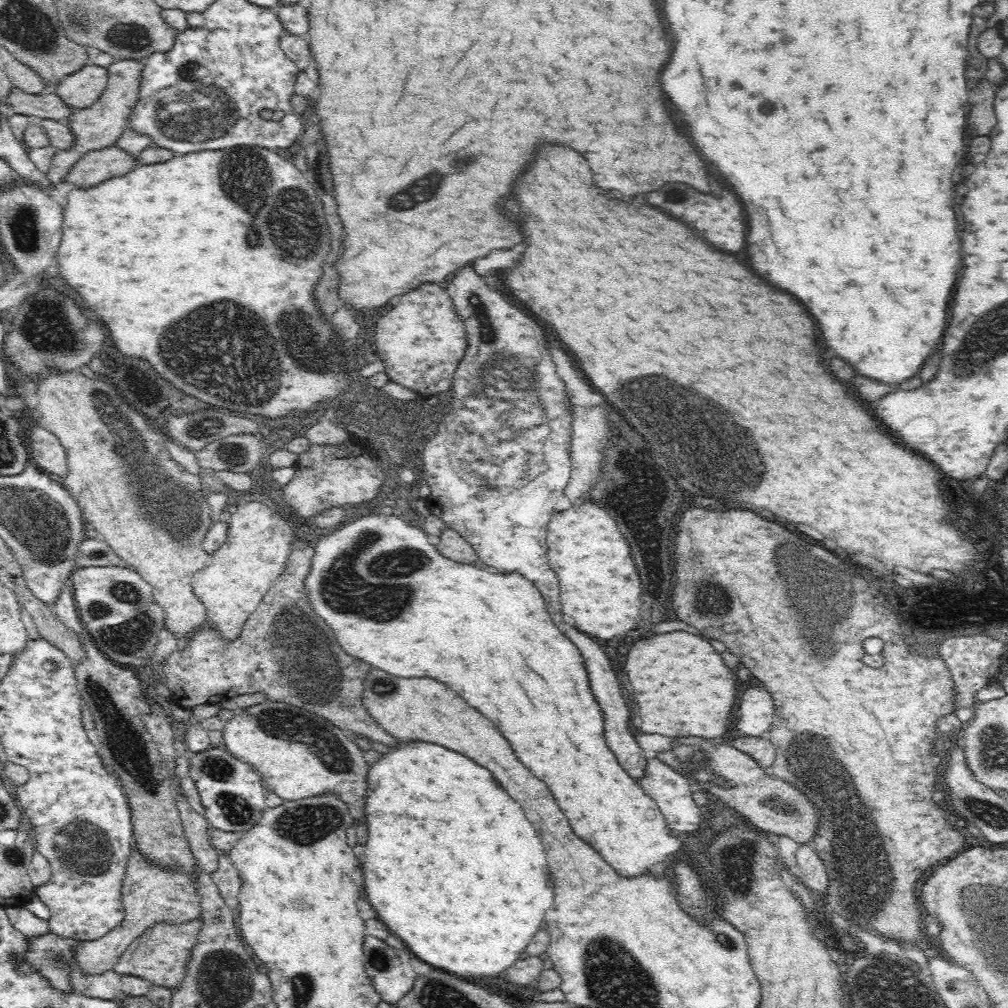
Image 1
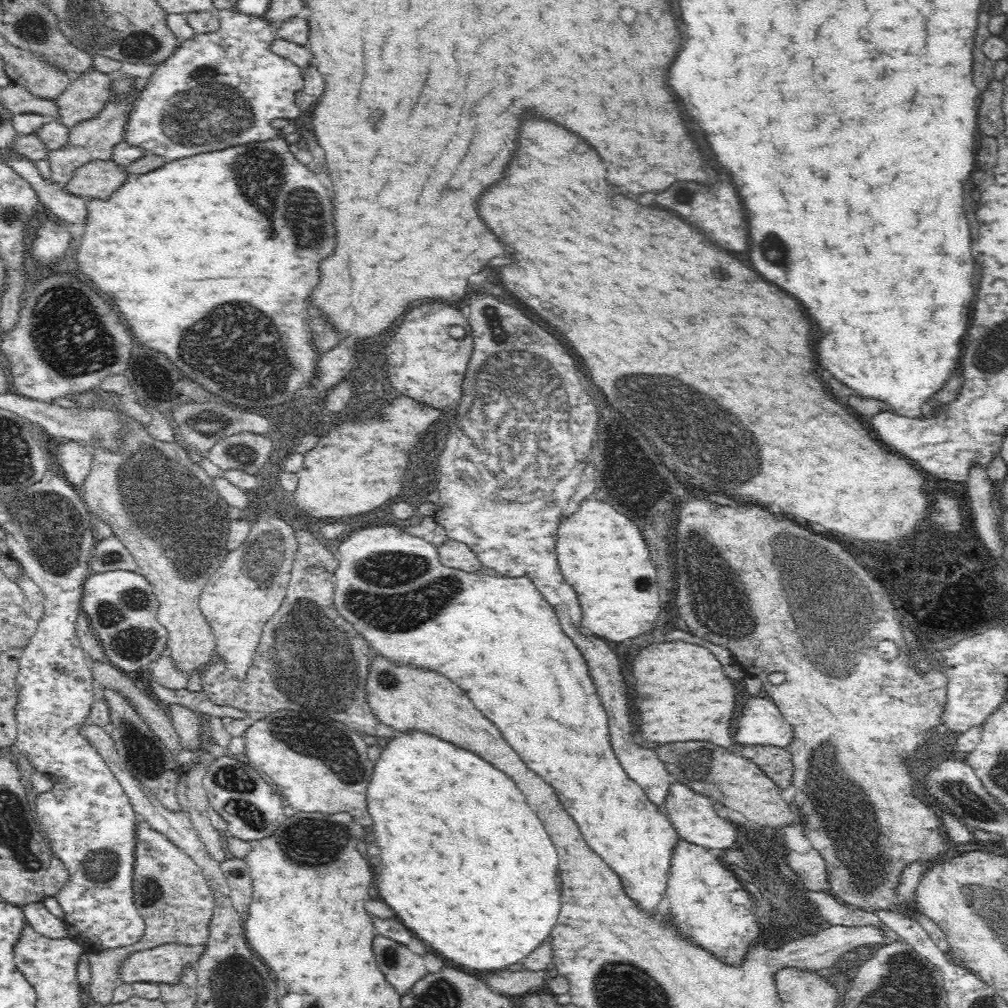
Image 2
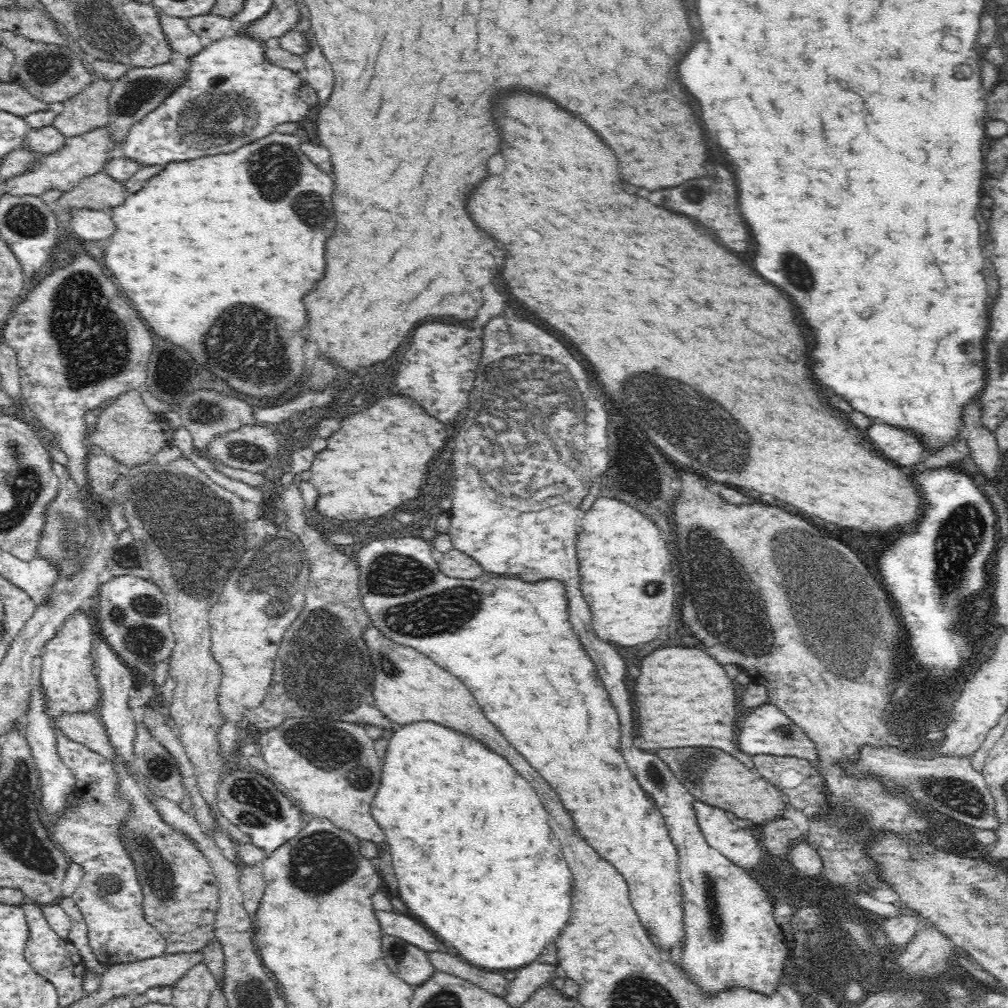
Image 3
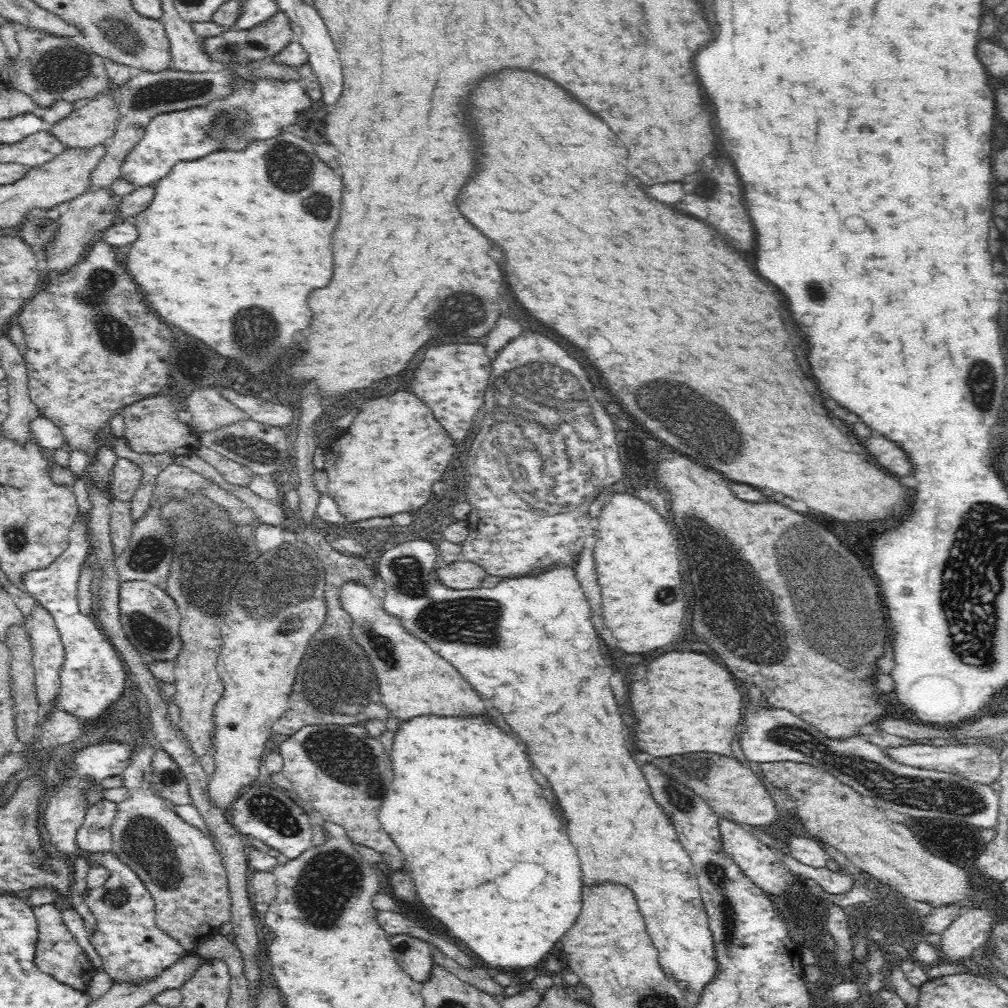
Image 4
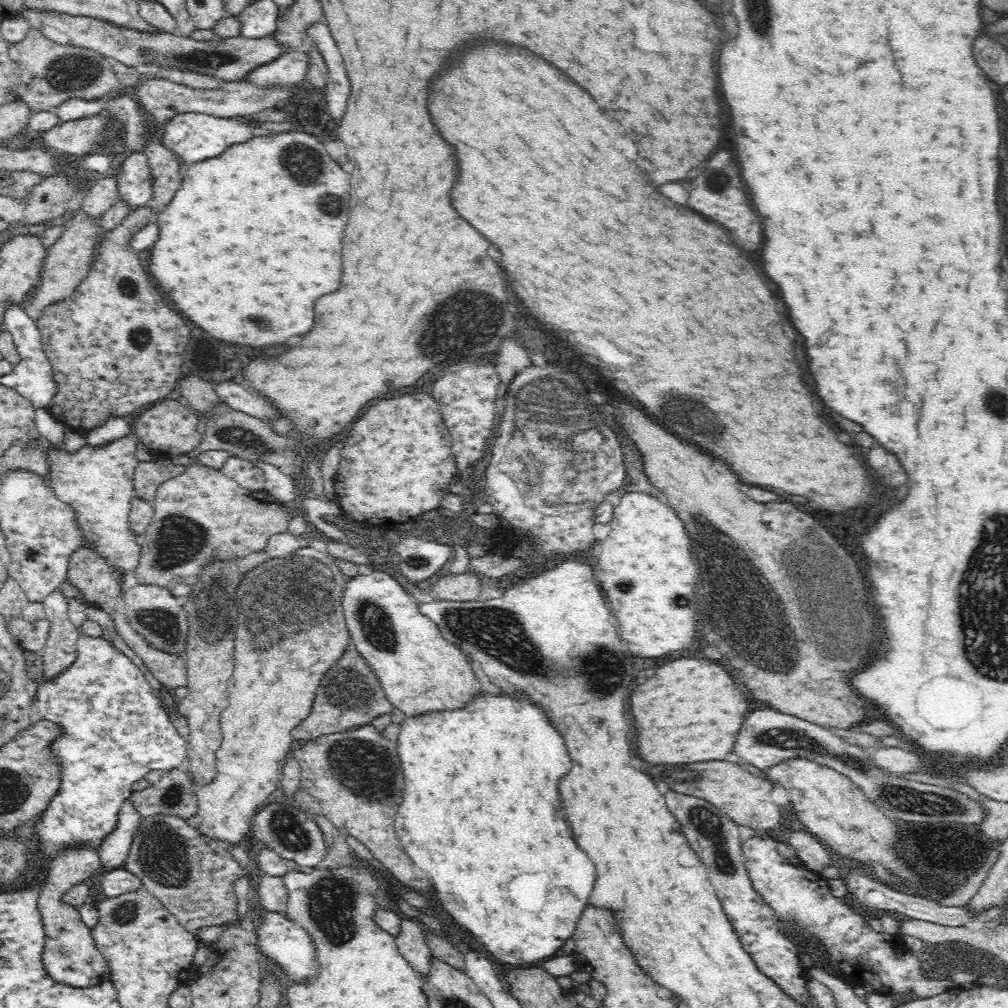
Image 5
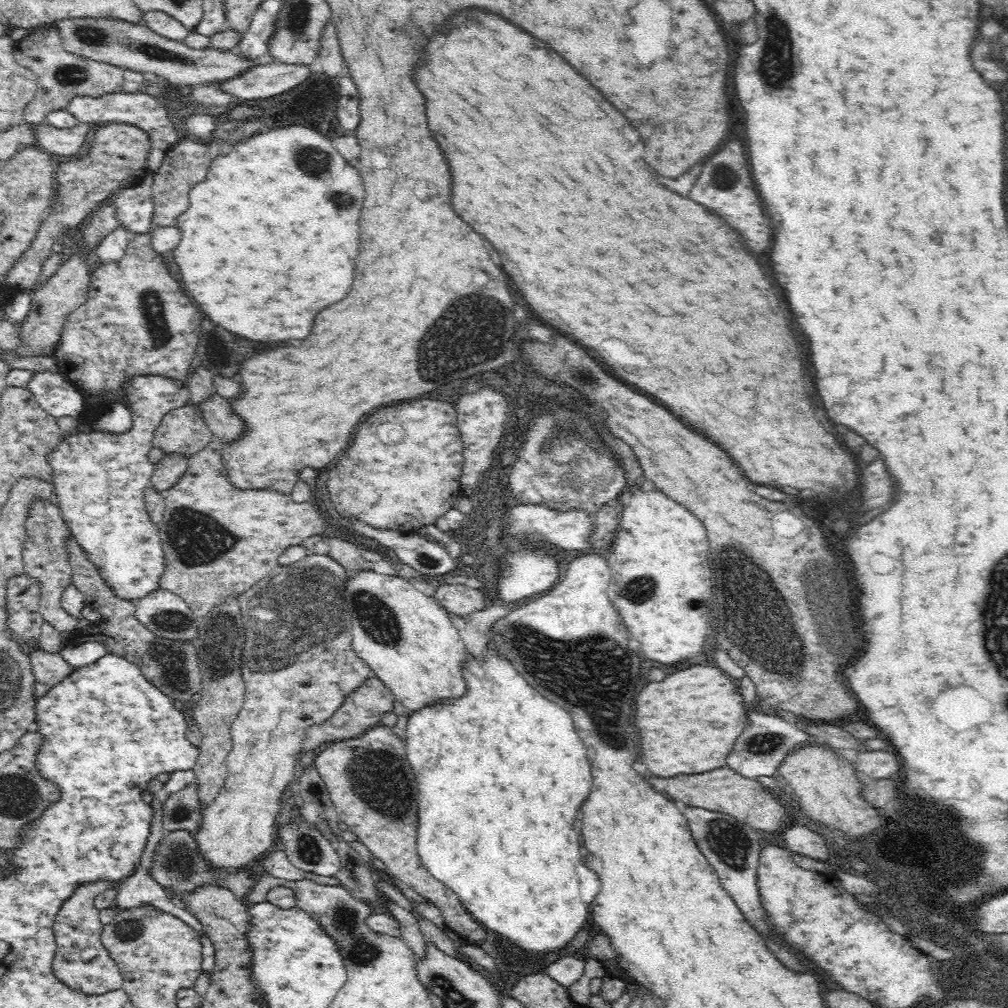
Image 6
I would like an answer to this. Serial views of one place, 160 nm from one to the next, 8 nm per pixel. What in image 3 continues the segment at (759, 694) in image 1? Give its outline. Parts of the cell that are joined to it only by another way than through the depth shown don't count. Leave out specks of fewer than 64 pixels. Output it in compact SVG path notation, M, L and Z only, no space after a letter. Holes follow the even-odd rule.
M770 702L750 709L744 720L744 726L738 734L739 749L749 754L792 755L814 763L815 746L813 742L798 728L790 718L786 717L775 704Z

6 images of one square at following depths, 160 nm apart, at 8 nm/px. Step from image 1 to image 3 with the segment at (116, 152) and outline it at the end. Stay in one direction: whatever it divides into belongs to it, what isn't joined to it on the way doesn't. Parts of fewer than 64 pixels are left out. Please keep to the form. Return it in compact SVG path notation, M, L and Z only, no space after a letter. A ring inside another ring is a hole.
M96 171L92 176L85 176L72 190L63 192L57 202L51 205L56 213L57 222L61 229L59 238L68 235L67 210L72 207L88 207L92 209L110 208L124 204L124 198L131 194L131 190L120 180L115 180L104 171Z

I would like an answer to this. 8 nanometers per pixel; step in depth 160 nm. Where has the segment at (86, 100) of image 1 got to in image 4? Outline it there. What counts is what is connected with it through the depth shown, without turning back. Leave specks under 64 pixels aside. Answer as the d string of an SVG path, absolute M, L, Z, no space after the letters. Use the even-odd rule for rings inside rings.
M110 89L100 92L84 106L72 109L48 129L64 146L104 144L112 136L117 118L117 99Z

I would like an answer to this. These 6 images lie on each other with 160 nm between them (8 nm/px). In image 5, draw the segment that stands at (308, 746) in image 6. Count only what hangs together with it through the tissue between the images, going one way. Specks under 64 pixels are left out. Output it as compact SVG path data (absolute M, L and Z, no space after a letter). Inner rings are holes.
M353 642L346 643L342 650L342 656L328 668L324 679L311 700L308 716L296 726L290 729L292 738L298 740L310 740L321 734L342 732L348 729L356 729L364 725L372 725L379 716L388 714L393 710L392 703L385 697L383 688L367 661L355 650Z

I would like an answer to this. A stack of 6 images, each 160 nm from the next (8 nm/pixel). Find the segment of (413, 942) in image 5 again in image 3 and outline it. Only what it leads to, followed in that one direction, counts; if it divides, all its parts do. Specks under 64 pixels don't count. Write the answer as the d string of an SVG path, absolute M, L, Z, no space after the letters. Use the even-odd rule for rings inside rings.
M383 935L381 951L389 970L412 987L426 983L435 970L425 950L395 936Z

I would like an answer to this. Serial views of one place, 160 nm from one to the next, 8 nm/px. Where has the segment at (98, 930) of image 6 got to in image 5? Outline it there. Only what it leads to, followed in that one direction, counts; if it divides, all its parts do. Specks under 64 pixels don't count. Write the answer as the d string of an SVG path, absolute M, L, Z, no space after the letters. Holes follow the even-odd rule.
M82 841L81 843L78 843L77 845L66 845L63 849L58 849L50 858L49 858L49 877L47 878L47 881L41 886L41 891L37 894L37 897L36 897L36 902L37 902L37 909L39 910L39 913L40 913L40 916L41 916L41 921L42 921L42 925L44 925L44 931L46 931L46 935L45 935L45 943L44 943L44 946L43 946L43 951L42 951L42 954L41 954L41 957L42 957L42 962L43 962L43 967L48 971L48 974L56 981L56 982L61 982L61 983L64 983L64 984L67 984L67 985L70 985L70 986L73 986L73 987L76 987L76 988L88 988L88 987L91 987L91 986L94 986L95 984L98 984L98 983L101 983L101 980L102 979L106 979L106 978L101 978L102 976L102 973L103 973L103 970L104 969L108 969L108 966L107 966L107 961L105 960L105 958L100 954L100 951L96 948L96 945L94 944L94 941L93 941L93 938L91 937L92 935L92 931L90 931L90 929L86 929L86 926L84 926L84 923L80 920L80 917L79 917L79 914L78 914L78 911L77 911L77 907L76 906L72 906L66 902L63 901L63 897L64 895L69 892L72 888L74 888L76 885L79 885L81 883L87 883L87 878L92 874L92 873L102 873L102 872L95 872L95 870L98 868L98 867L104 867L102 864L99 863L99 860L98 860L98 855L96 854L96 849L94 849L94 845L92 845L92 843L90 843L90 841Z

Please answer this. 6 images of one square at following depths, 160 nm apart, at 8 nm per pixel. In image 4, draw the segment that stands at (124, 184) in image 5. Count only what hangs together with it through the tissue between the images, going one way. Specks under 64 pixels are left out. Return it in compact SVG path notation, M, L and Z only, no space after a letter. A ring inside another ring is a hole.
M248 61L222 65L227 72L242 73L231 76L229 93L205 105L190 105L182 110L153 116L144 127L138 144L122 161L121 177L130 180L135 187L154 187L160 178L172 170L175 162L196 160L216 150L244 150L256 140L274 138L284 126L294 124L296 118L312 106L310 95L307 94L308 86L302 81L252 75L247 72L250 66Z

